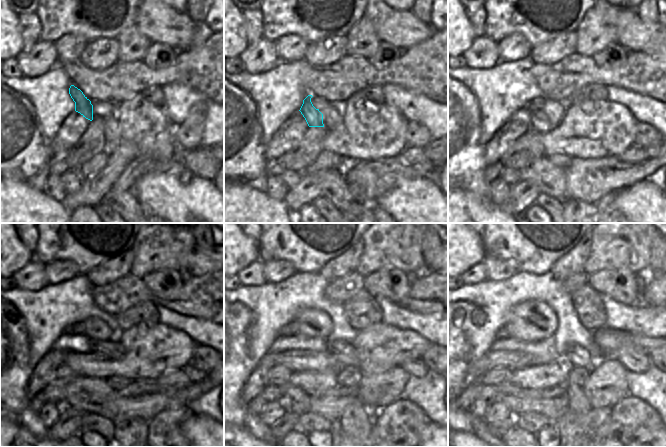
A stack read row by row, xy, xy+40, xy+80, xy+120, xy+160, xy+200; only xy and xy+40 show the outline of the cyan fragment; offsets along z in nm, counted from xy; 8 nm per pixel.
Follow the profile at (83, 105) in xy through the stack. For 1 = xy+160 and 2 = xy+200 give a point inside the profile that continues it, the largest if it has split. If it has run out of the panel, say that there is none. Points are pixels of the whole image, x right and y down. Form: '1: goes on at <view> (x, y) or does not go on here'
1: goes on at xy+160 (343, 352)
2: goes on at xy+200 (574, 355)

